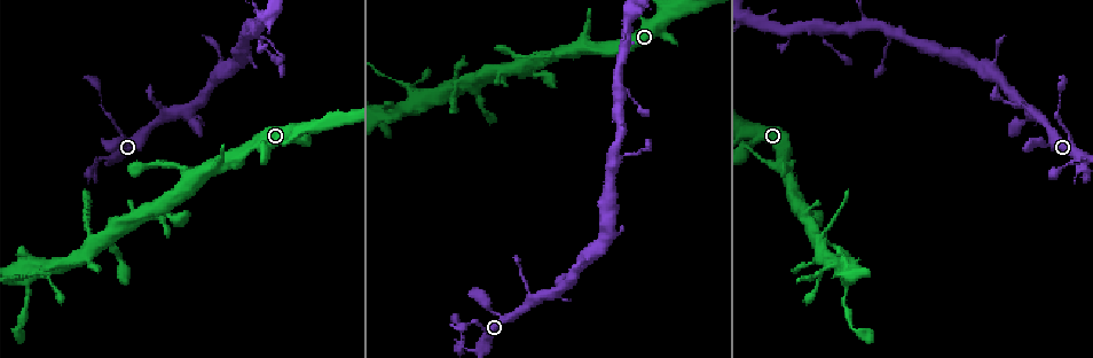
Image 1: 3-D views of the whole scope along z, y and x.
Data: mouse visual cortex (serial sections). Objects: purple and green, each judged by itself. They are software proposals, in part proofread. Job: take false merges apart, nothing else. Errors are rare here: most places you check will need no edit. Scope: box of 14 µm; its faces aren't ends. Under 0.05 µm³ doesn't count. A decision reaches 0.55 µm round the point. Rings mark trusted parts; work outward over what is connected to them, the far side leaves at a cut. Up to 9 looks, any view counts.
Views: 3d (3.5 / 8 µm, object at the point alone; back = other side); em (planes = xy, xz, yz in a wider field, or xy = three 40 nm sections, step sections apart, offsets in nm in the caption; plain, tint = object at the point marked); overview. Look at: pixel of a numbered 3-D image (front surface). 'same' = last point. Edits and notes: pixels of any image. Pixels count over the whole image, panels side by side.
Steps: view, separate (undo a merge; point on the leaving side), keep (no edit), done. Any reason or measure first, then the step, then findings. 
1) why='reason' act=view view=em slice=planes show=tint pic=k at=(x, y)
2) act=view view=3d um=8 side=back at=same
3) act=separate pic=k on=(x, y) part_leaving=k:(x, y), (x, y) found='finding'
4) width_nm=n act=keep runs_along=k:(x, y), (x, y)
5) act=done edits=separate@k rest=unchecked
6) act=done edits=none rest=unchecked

why='sharp bend' act=view view=3d um=3.5 pic=1 at=(1079, 158)

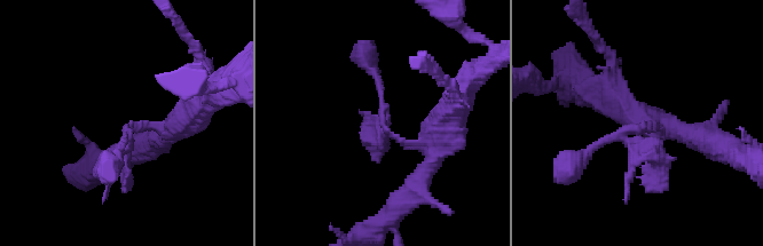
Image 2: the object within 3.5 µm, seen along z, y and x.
why='need the tissue' act=view view=em slice=xy step=3 show=tint pic=2 at=(385, 125)

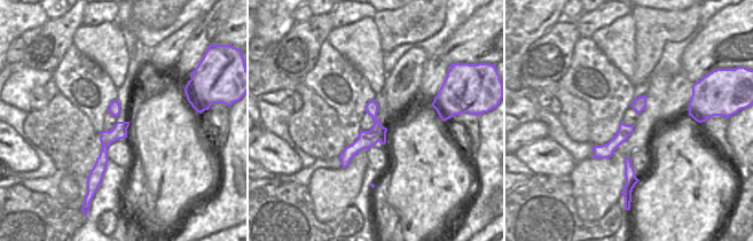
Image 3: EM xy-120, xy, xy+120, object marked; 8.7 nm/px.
width_nm=160 act=separate pic=2 on=(653, 156) part_leaving=2:(643, 127), (658, 159), (643, 183) found='a second cell is stuck on'

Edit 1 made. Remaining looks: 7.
act=view view=overview

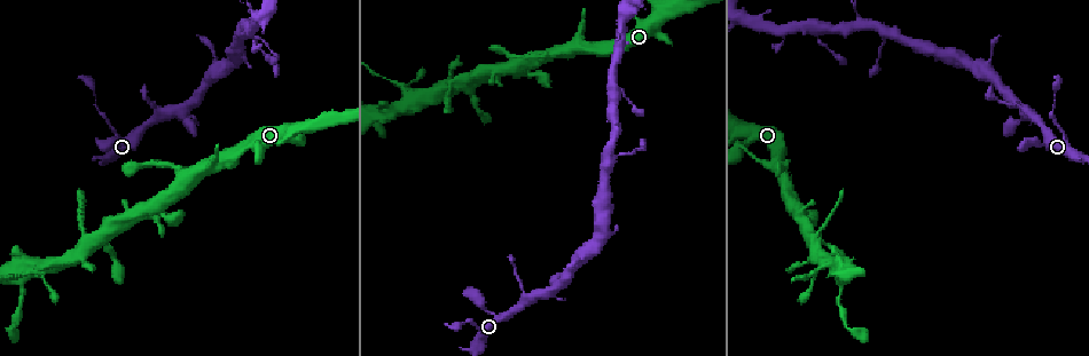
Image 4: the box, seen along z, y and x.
why='a fork' act=view view=3d um=3.5 pic=4 at=(237, 36)

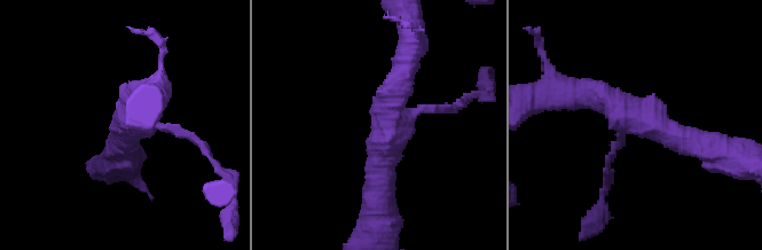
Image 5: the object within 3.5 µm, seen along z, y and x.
why='now the EM' act=view view=em slice=xy step=5 show=tint pic=5 at=(635, 120)

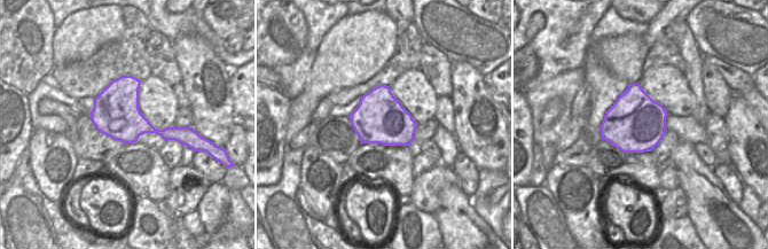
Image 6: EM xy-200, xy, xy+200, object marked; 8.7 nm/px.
act=keep runs_along=5:(704, 145), (574, 95) found='all the same cell'

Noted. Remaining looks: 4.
why='arms part here' act=view view=3d um=3.5 pic=4 at=(821, 25)

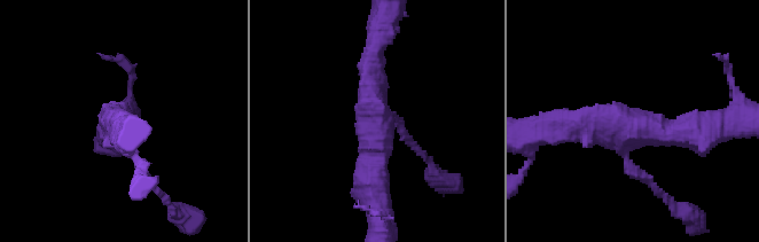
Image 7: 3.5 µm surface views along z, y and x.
act=view view=em slice=xy step=1 show=tint pic=7 at=(375, 120)

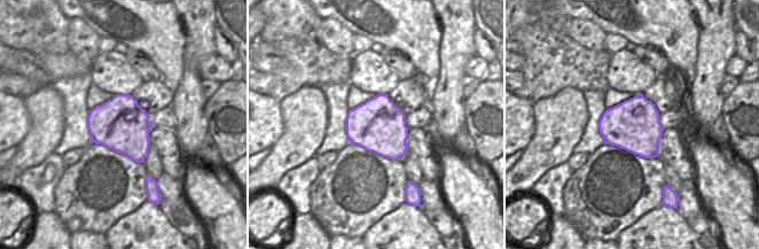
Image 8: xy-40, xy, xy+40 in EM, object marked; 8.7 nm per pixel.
act=view view=em slice=planes show=tint at=same

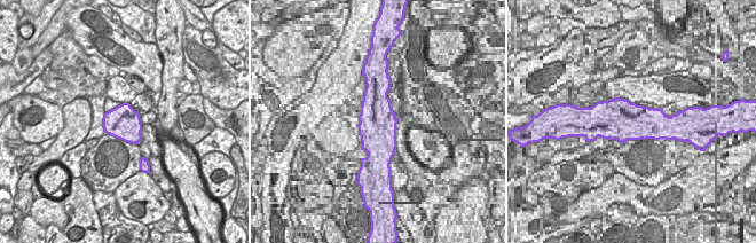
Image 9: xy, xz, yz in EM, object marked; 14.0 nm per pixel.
act=keep runs_along=7:(707, 133), (555, 125) found='continuous, no second cell'

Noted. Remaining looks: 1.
act=done edits=separate@2 rest=unchecked

